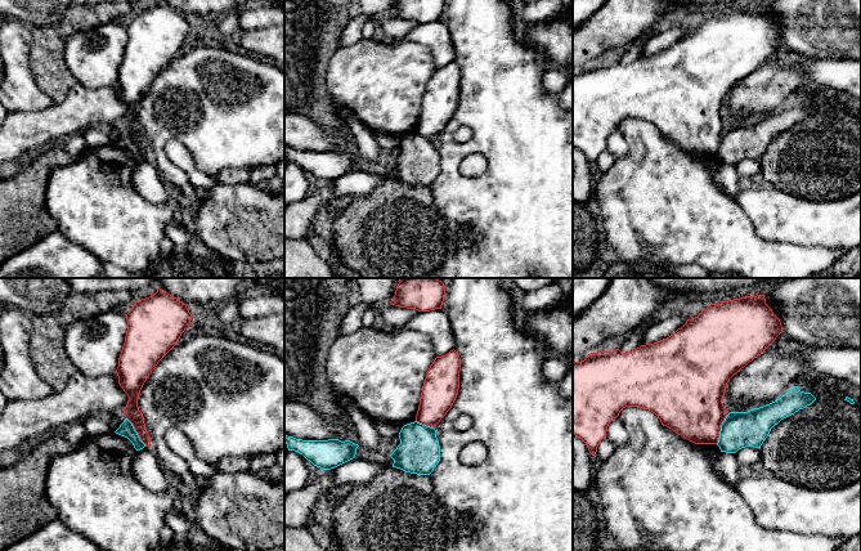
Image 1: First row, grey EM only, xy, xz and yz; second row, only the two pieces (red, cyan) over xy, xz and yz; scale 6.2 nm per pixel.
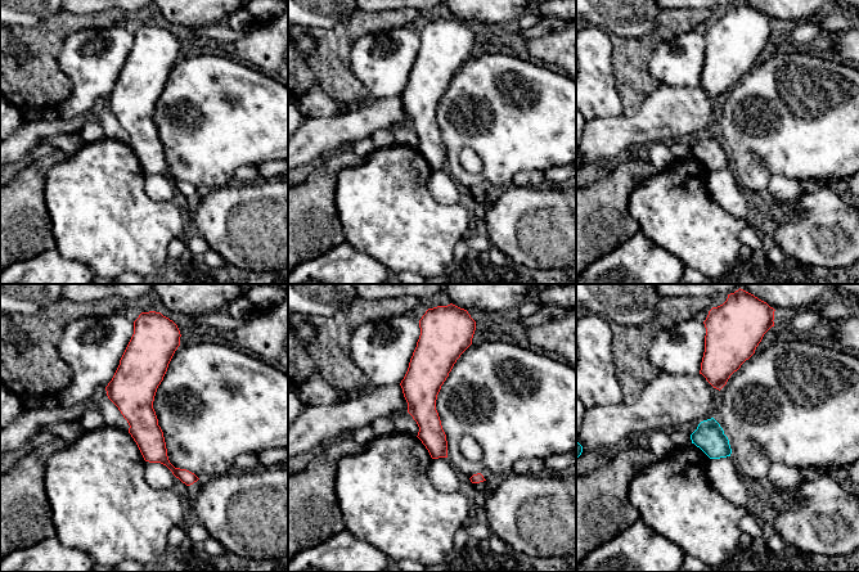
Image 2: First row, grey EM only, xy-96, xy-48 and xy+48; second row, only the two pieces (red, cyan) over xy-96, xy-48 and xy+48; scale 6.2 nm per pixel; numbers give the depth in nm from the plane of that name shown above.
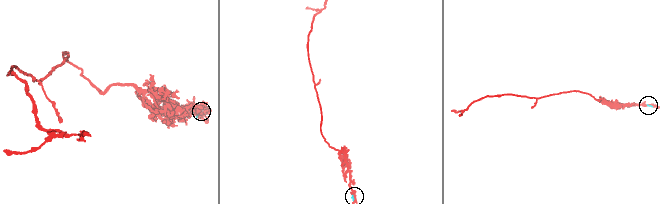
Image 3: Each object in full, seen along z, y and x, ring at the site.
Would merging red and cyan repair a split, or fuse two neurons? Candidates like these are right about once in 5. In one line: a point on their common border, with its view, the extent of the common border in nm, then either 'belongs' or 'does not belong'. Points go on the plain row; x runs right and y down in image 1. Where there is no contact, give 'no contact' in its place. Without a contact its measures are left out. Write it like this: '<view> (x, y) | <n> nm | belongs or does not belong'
yz (720, 140) | 200 nm | does not belong

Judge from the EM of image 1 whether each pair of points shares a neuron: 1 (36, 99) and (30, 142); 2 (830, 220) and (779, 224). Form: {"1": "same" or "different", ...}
{"1": "different", "2": "same"}

